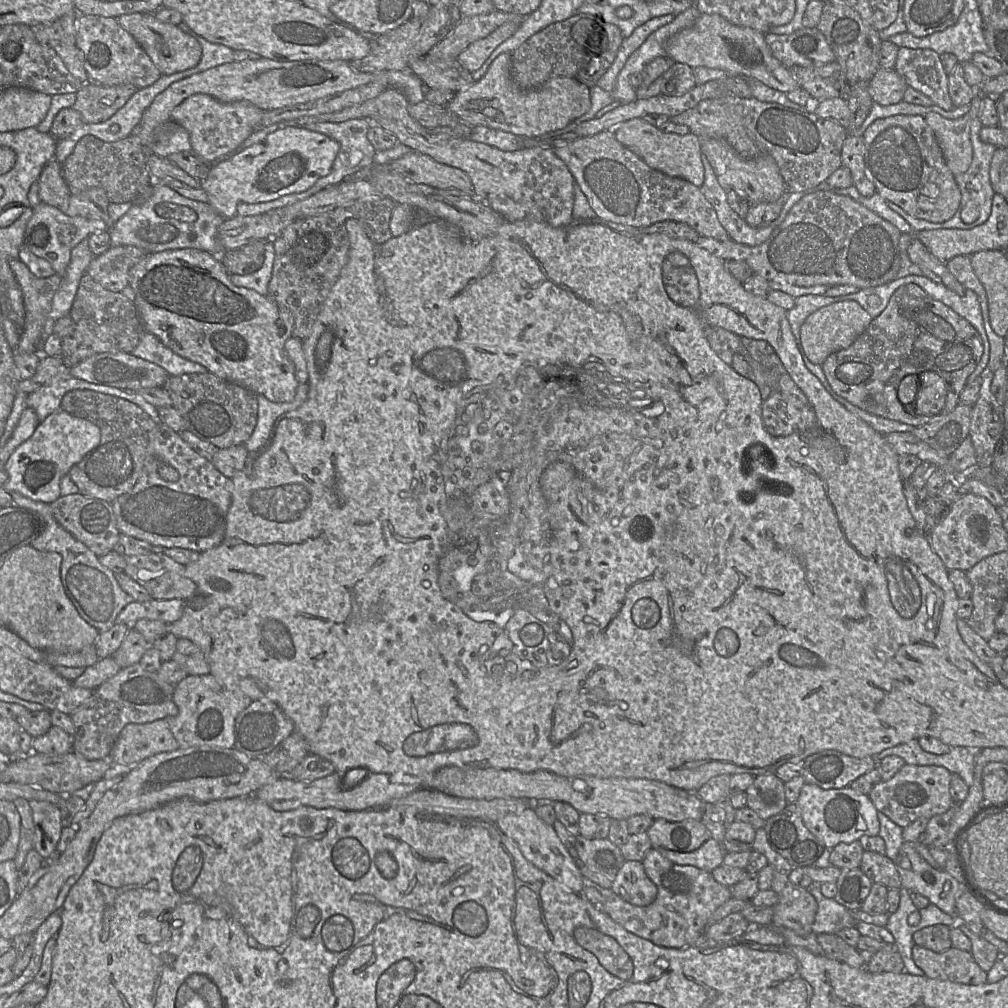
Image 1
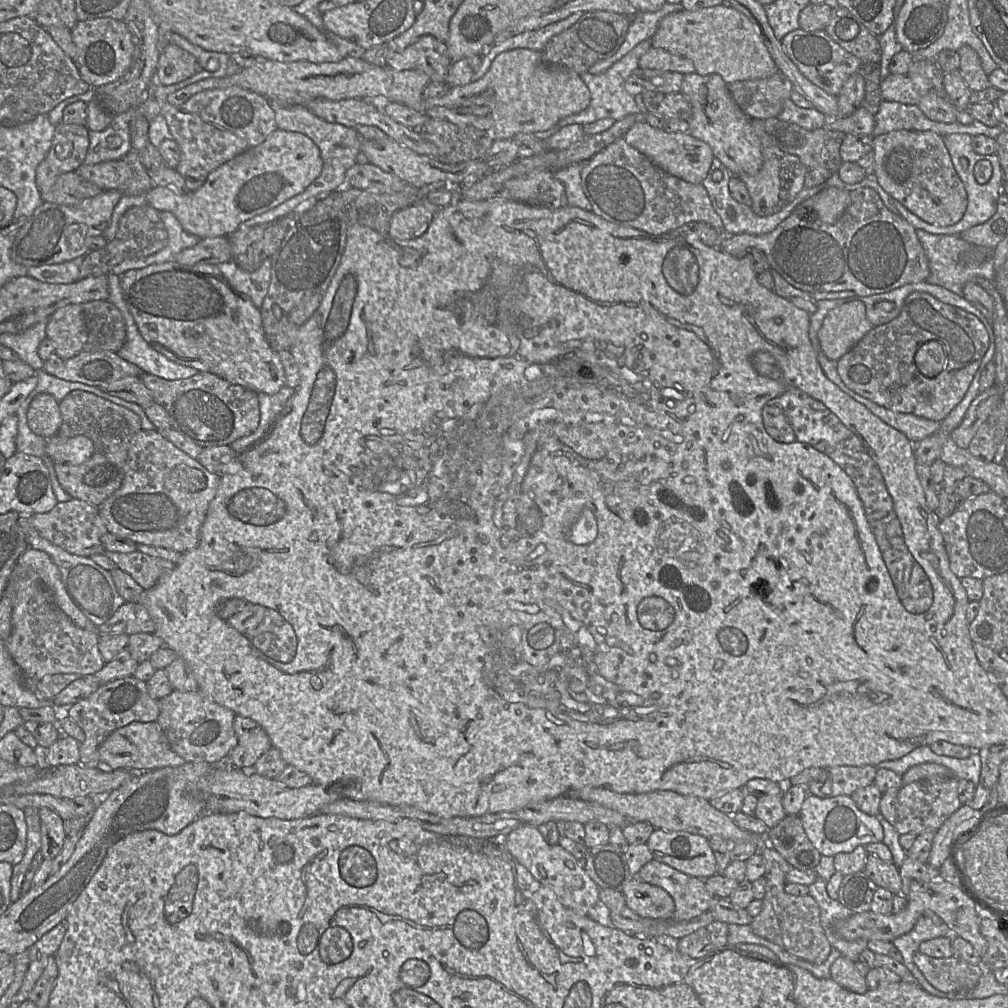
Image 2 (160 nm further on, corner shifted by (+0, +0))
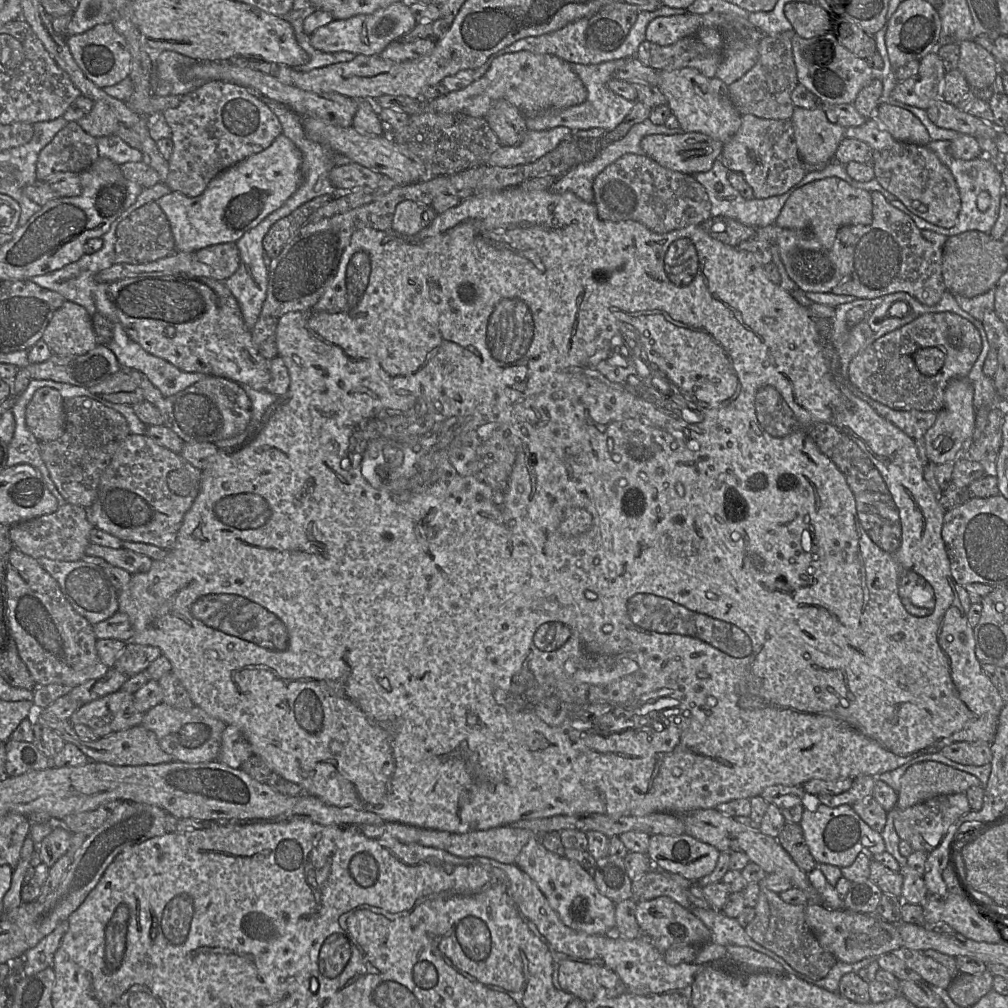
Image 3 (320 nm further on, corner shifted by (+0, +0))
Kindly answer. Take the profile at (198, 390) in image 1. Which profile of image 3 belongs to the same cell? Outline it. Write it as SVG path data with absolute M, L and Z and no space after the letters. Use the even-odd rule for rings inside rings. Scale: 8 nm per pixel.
M129 370L129 375L142 389L145 400L159 409L163 425L185 443L215 443L232 438L244 432L251 421L252 403L248 395L239 384L226 378L206 376L172 396L164 396L144 373Z

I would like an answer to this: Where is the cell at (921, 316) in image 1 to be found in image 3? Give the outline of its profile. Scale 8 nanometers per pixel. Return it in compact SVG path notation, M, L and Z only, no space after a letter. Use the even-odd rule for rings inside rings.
M953 312L925 313L911 322L891 331L869 344L853 357L848 366L848 379L852 385L873 400L896 410L938 412L944 404L944 391L950 380L966 377L977 360L982 348L981 337L975 326ZM937 347L944 351L945 362L933 376L923 375L916 367L912 355L921 348Z

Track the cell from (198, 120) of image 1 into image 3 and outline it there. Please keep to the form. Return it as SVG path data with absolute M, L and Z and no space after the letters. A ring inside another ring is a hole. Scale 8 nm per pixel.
M223 81L206 82L196 90L183 95L178 107L167 109L161 114L172 130L174 144L165 183L172 191L188 197L201 195L218 174L265 150L282 133L279 119L262 100L243 86Z

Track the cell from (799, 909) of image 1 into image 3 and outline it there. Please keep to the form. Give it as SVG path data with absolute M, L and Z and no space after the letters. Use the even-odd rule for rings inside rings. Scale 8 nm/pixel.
M760 884L760 893L754 919L744 928L746 933L758 944L783 958L793 969L813 980L828 975L837 959L824 950L805 920L806 905L793 905L784 902L779 894Z

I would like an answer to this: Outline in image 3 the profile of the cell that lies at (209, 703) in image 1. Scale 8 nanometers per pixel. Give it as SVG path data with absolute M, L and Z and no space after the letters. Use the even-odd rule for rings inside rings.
M161 702L145 713L141 725L156 734L160 747L175 761L205 763L217 760L222 744L222 733L227 724L210 716L198 706L181 710Z

